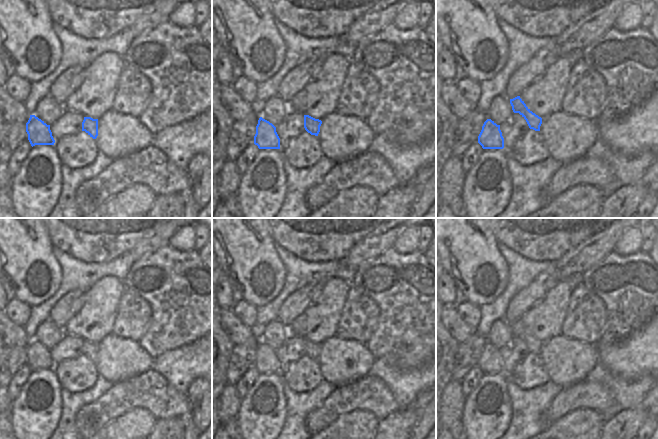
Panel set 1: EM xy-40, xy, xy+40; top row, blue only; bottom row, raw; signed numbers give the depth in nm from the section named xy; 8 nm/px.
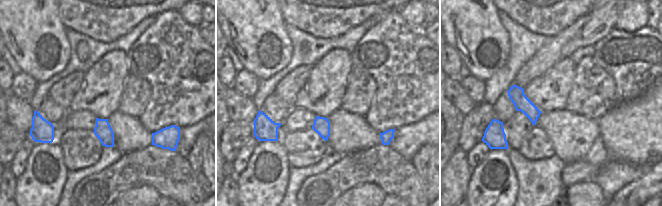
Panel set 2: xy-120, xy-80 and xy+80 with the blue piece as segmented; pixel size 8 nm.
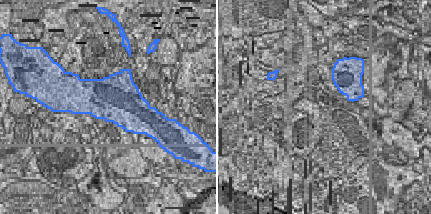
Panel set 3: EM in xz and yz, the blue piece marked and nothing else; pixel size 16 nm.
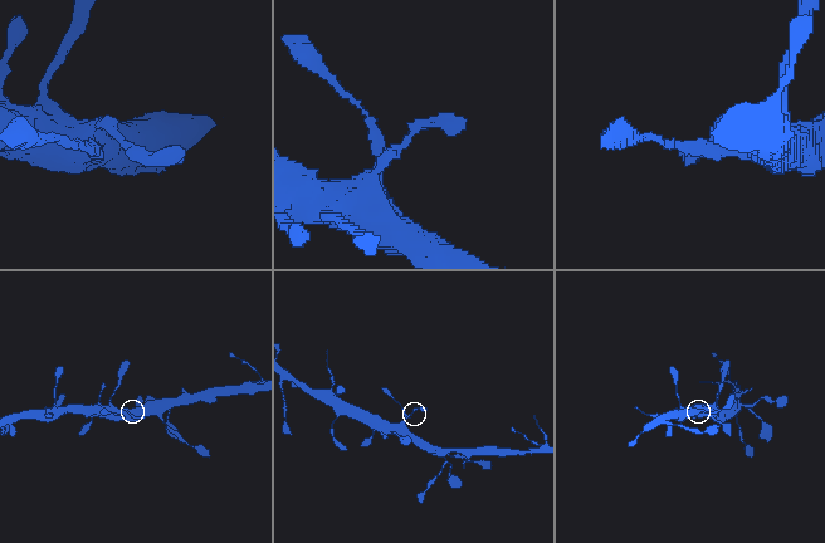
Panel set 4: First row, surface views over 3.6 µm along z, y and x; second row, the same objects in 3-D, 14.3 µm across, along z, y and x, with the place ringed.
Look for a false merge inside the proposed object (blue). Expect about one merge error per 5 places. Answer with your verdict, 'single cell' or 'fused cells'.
single cell

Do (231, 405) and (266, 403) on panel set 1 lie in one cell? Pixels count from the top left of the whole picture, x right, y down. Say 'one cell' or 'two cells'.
two cells

